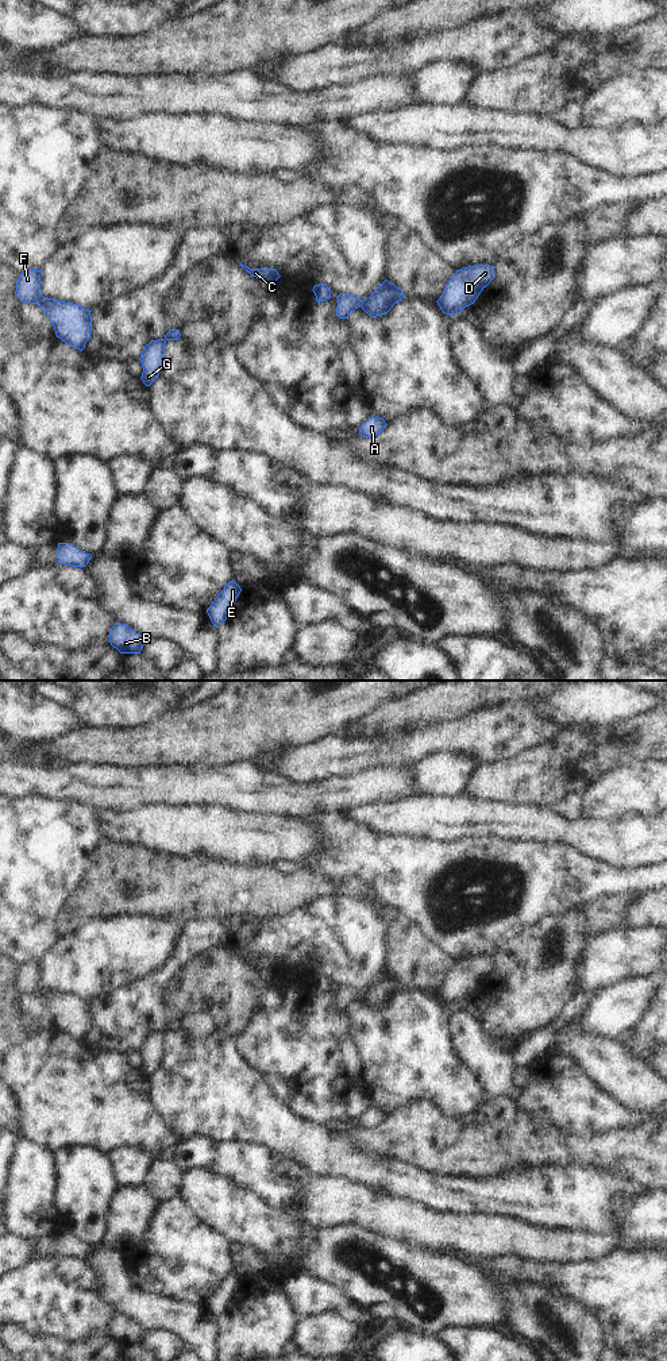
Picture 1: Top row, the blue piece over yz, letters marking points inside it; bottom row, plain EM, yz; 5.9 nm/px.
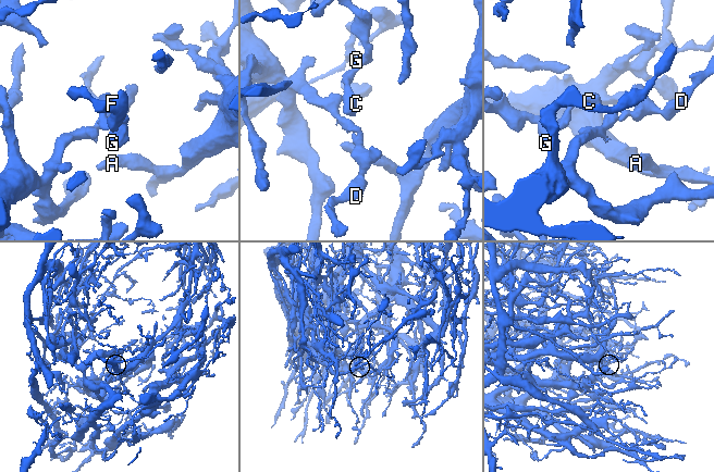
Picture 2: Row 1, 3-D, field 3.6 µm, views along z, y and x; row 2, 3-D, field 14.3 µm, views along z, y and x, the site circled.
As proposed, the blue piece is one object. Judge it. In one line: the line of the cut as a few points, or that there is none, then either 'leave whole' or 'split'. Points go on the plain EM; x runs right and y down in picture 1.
no cut; leave whole

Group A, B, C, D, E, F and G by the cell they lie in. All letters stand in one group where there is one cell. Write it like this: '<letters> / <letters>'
A B C D E F G

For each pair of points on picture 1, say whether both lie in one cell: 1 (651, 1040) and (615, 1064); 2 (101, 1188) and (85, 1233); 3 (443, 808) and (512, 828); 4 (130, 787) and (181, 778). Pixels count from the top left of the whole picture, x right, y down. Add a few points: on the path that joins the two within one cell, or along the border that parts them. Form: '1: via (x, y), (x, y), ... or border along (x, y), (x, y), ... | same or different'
1: border along (616, 1040), (647, 1063) | different
2: via (91, 1199), (85, 1205), (85, 1222) | same
3: via (461, 817), (494, 818) | same
4: via (142, 786), (169, 786) | same

